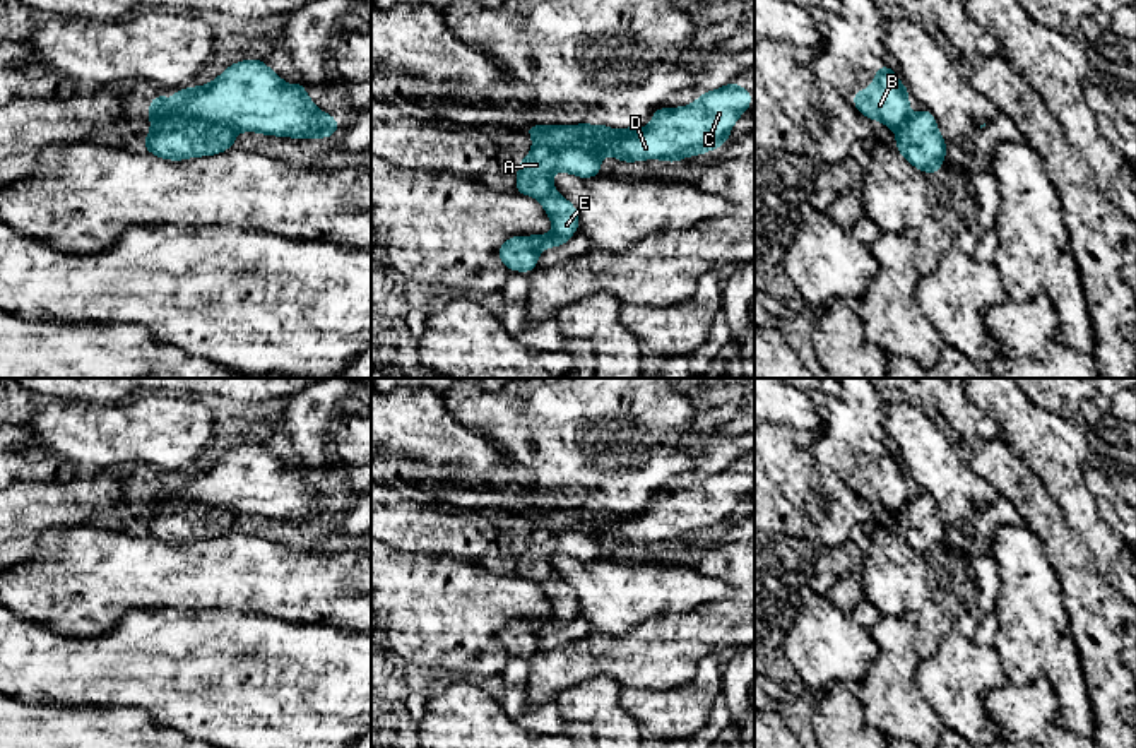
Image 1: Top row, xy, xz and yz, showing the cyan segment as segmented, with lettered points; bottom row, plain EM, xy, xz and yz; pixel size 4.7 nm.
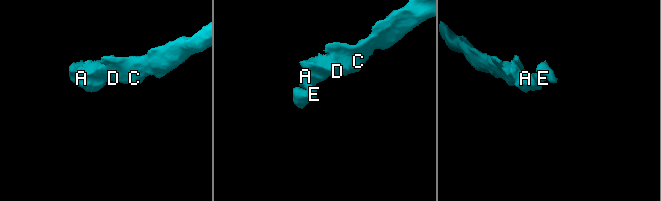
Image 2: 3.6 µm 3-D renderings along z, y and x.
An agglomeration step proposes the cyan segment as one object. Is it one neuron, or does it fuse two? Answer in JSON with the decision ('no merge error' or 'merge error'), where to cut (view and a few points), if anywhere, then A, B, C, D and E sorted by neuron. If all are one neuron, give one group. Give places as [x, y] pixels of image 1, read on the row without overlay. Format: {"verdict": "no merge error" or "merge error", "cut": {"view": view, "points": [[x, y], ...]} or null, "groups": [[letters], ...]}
{"verdict": "merge error", "cut": {"view": "xy", "points": [[153, 507], [219, 505], [236, 514]]}, "groups": [["A", "E"], ["B", "C", "D"]]}

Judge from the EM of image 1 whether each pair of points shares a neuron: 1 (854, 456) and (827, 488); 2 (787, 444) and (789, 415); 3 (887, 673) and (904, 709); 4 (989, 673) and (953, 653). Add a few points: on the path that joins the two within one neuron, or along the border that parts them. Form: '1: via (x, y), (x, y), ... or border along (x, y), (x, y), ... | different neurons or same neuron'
1: border along (815, 442), (811, 456), (828, 466), (852, 490) | different neurons
2: border along (772, 423), (815, 430) | different neurons
3: via (890, 682), (895, 700) | same neuron
4: via (981, 671), (970, 670), (962, 661) | same neuron

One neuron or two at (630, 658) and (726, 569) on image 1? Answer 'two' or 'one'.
one

